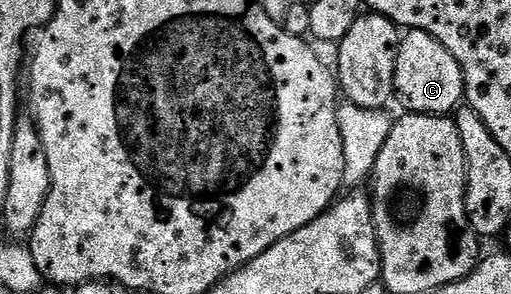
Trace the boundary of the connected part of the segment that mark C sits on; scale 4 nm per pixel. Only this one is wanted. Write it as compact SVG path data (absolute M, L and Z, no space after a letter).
M405 30L400 40L398 57L394 65L394 99L413 115L451 116L465 102L464 74L450 57L450 49L442 45L430 33Z

